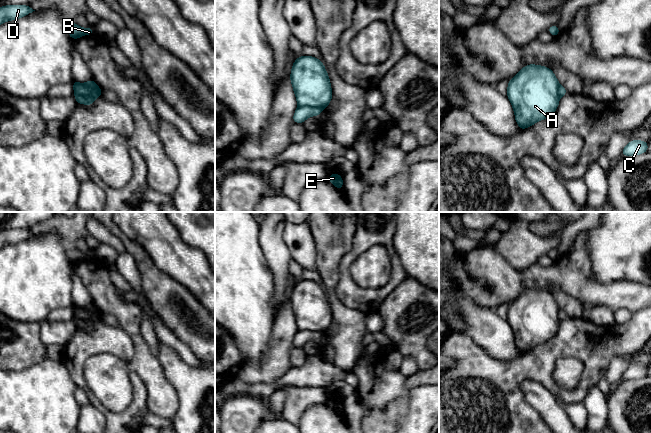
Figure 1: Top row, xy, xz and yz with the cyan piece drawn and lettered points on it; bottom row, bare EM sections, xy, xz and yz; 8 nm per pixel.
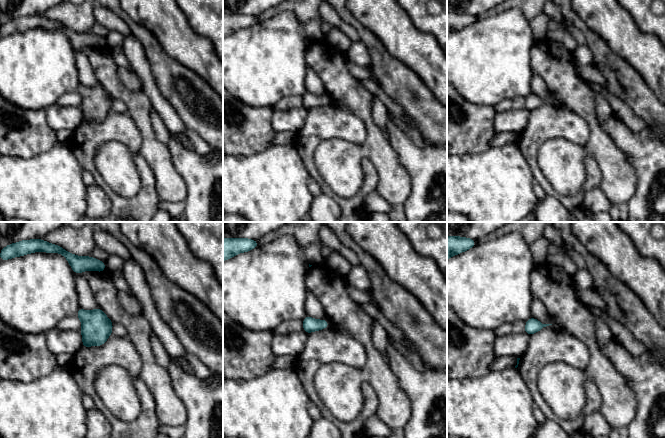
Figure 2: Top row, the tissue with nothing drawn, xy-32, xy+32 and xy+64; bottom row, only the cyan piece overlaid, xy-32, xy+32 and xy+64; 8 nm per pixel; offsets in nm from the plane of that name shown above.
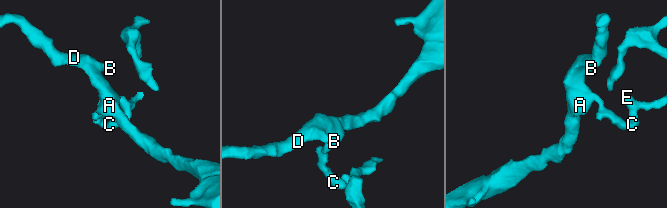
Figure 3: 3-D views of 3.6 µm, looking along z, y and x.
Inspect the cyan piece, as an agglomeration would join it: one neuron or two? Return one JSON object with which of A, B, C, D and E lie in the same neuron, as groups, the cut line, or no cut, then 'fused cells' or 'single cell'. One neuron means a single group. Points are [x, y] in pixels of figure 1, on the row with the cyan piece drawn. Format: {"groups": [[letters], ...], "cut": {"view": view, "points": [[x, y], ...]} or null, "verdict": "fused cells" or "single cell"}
{"groups": [["A", "B", "D"], ["C", "E"]], "cut": {"view": "xy", "points": [[88, 89], [85, 93], [74, 94]]}, "verdict": "fused cells"}

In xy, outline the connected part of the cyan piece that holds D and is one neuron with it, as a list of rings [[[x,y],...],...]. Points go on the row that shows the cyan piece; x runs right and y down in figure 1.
[[[8,5],[0,7],[0,25],[5,21],[16,20],[21,17],[24,17],[33,10],[30,6],[27,5]]]

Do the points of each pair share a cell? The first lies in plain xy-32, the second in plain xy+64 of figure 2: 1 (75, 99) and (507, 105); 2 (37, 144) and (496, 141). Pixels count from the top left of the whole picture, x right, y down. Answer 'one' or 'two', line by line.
1: one
2: two

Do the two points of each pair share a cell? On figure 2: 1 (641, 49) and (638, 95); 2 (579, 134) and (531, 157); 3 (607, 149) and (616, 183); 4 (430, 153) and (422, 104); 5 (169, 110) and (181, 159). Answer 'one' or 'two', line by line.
1: two
2: one
3: one
4: two
5: two

